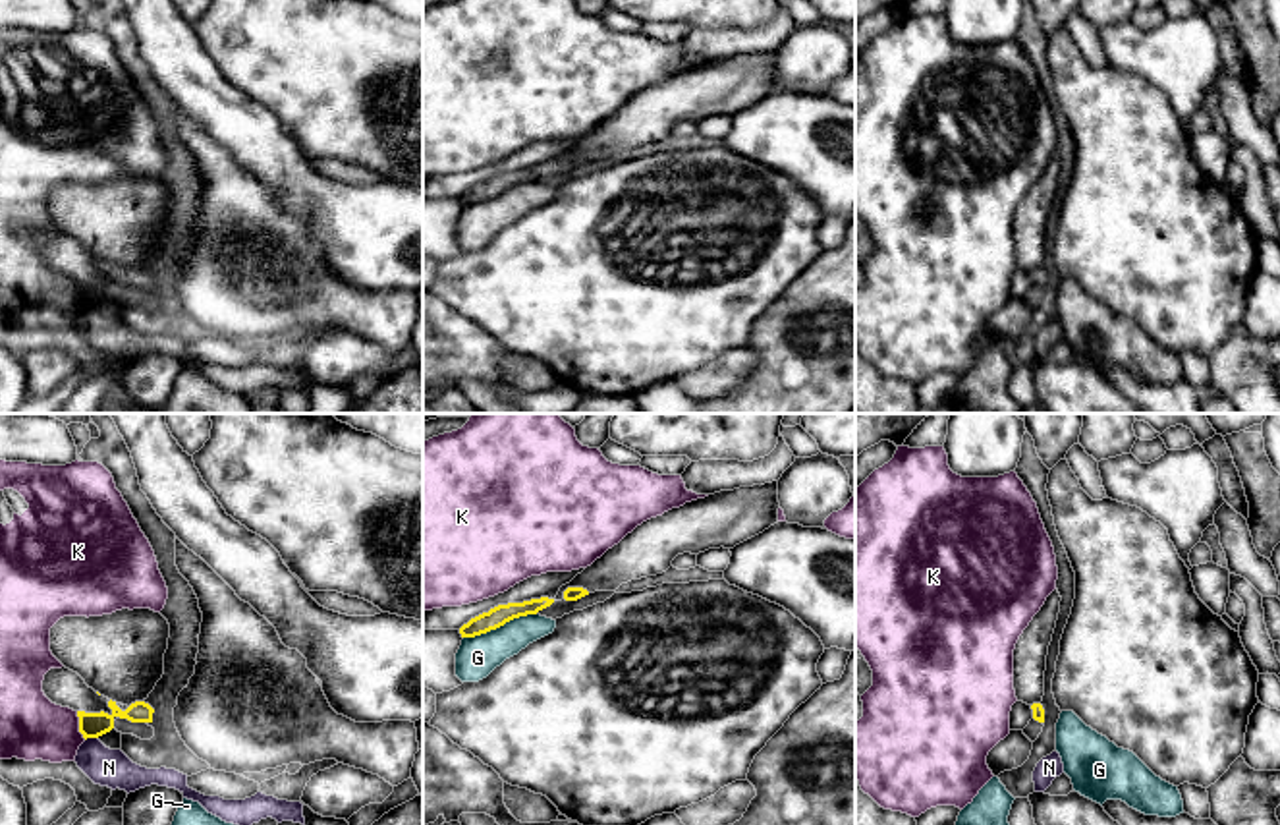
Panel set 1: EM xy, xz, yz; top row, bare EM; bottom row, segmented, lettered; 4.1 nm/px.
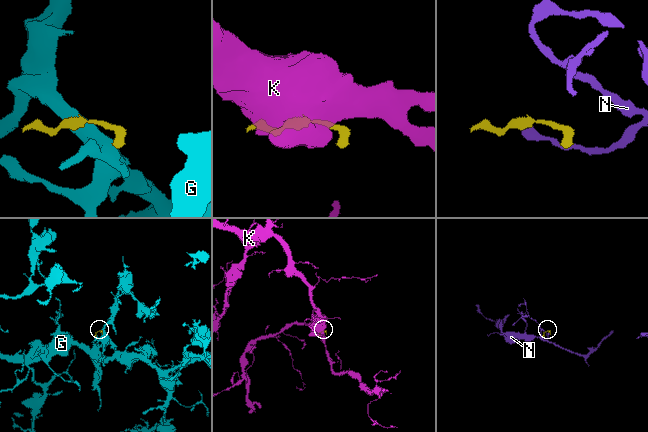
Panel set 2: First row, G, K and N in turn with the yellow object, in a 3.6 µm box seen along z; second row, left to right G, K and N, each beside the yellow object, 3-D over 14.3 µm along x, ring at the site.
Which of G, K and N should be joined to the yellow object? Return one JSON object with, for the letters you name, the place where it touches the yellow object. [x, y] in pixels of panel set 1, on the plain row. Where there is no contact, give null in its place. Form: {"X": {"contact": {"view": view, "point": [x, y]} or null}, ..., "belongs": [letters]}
{"belongs": []}

